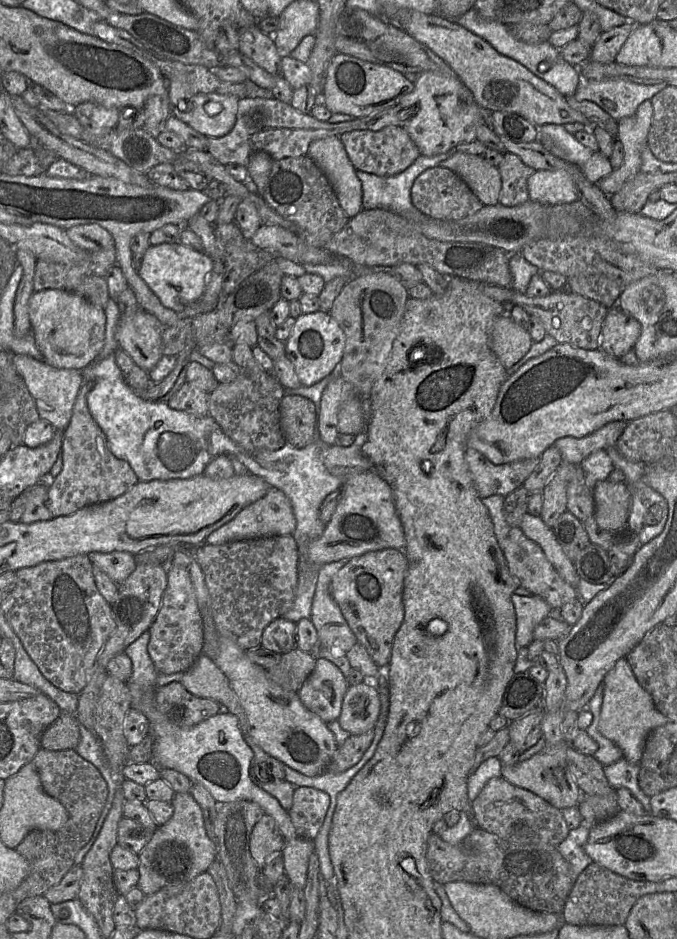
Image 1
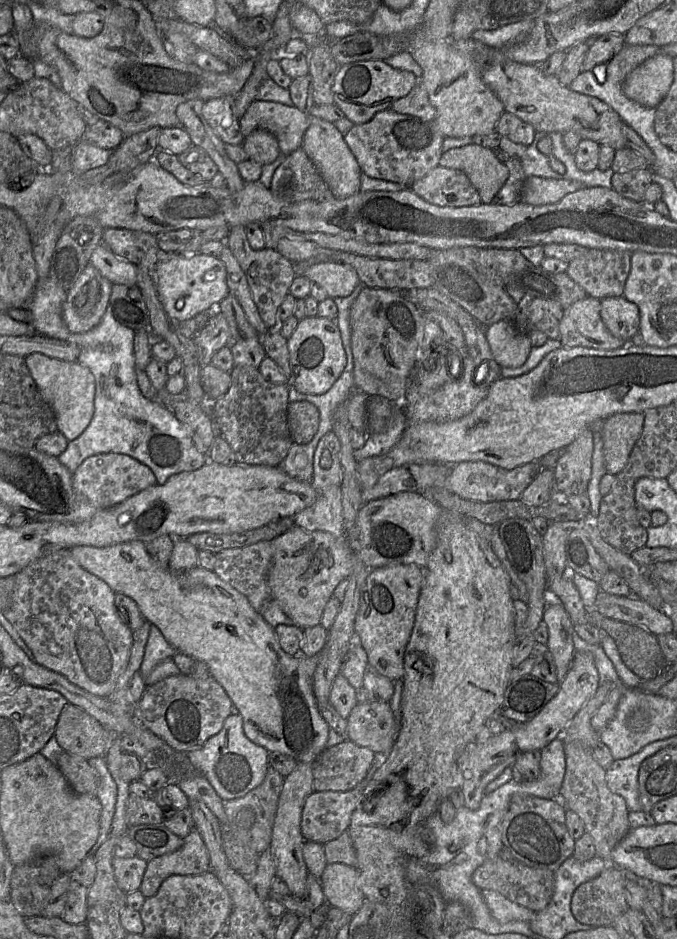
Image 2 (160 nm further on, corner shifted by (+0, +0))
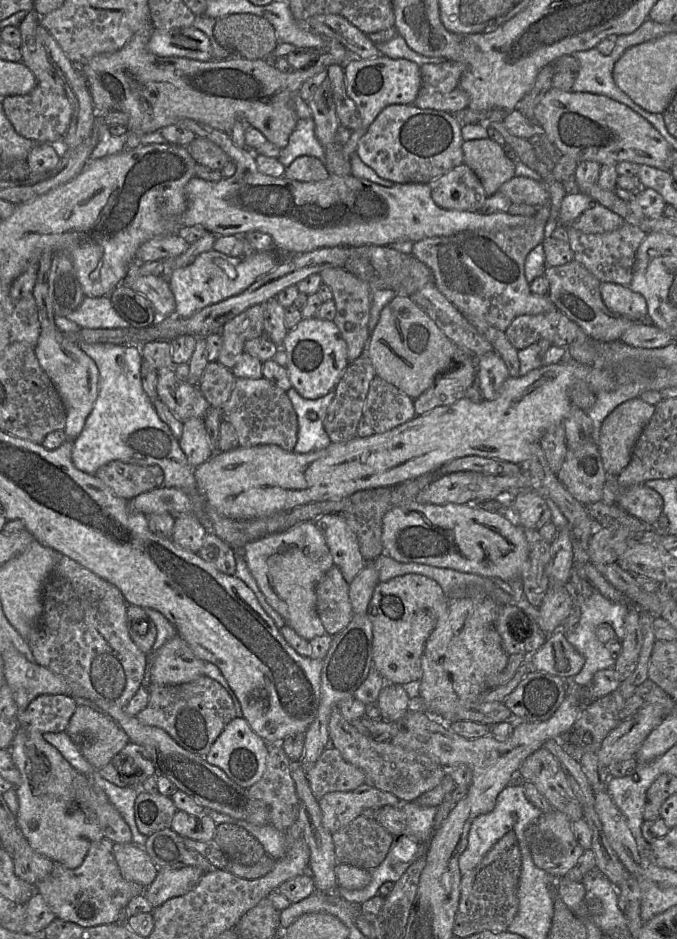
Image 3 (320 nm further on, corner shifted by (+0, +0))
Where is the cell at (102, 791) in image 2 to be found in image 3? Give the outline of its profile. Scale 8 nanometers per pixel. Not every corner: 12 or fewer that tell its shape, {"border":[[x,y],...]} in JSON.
{"border":[[97,769],[85,776],[104,791],[130,828],[132,843],[143,848],[148,836],[140,833],[134,814],[139,788],[120,788]]}

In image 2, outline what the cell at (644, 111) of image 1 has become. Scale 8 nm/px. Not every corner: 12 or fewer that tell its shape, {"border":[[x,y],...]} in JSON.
{"border":[[529,176],[519,202],[551,204],[583,188],[574,180]]}

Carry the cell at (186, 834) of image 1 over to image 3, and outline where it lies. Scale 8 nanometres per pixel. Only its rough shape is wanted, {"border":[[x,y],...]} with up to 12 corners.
{"border":[[158,868],[145,897],[156,908],[188,893],[205,872]]}

